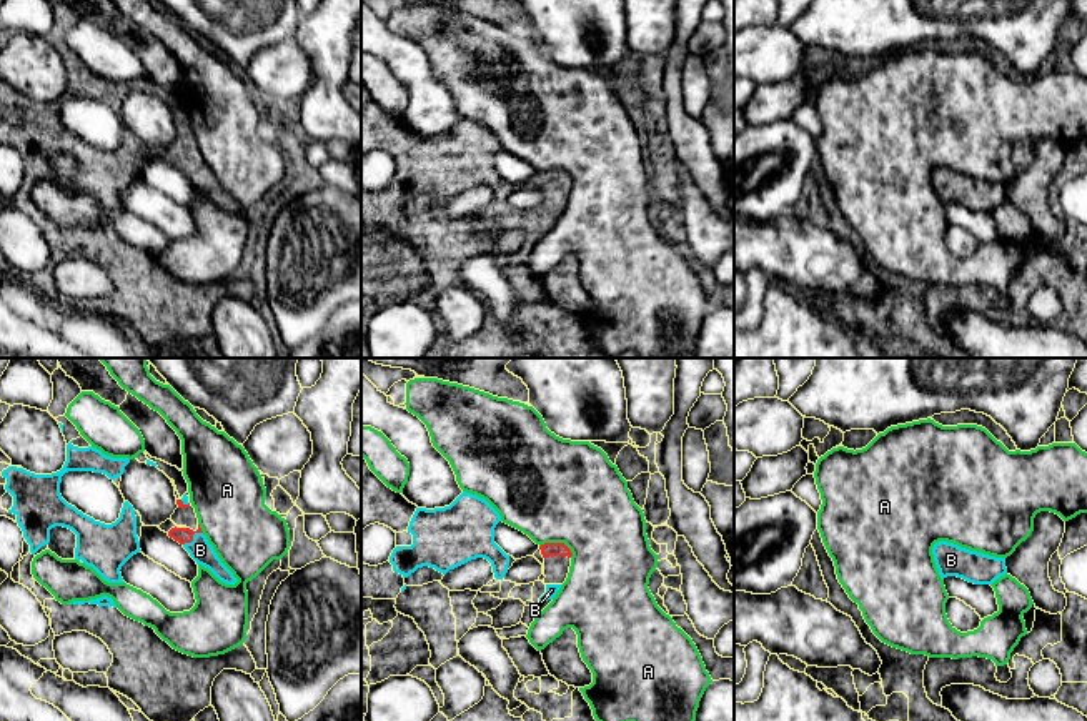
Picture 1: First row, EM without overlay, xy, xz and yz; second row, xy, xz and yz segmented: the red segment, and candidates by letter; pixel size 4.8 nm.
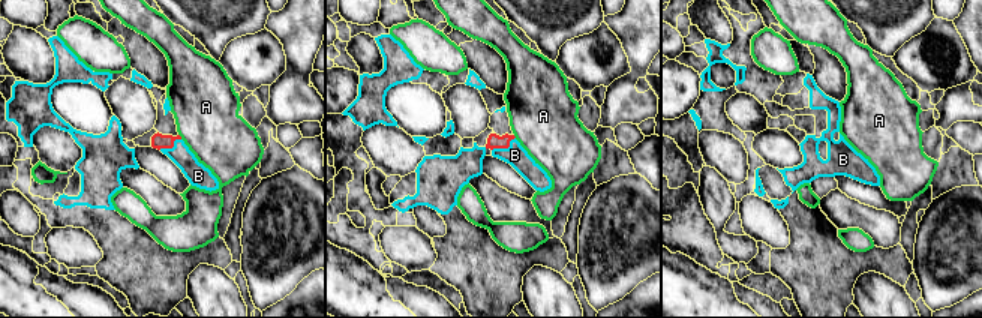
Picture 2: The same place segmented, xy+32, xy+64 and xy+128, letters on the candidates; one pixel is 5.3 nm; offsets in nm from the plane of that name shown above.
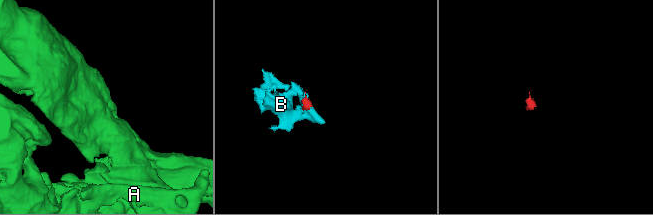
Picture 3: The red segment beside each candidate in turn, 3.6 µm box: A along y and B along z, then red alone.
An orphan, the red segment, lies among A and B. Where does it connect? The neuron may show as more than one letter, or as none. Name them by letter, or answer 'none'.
B

